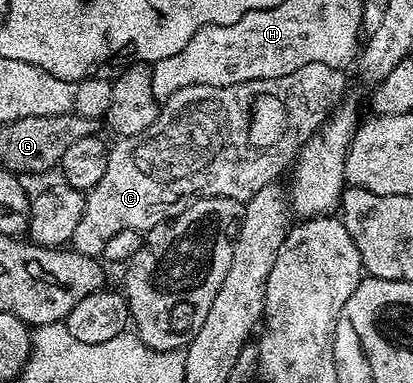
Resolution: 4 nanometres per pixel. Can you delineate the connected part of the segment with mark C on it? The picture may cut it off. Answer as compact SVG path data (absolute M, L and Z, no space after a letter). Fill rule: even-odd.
M191 85L179 89L160 104L157 119L138 135L127 135L116 140L109 148L107 170L99 185L85 195L85 209L71 240L72 250L80 255L100 256L105 243L123 229L135 229L146 233L153 226L183 214L200 199L236 199L247 201L259 189L274 182L277 174L287 167L289 159L285 149L267 148L264 151L251 147L247 139L250 108L241 101L229 107L221 107L223 87Z

